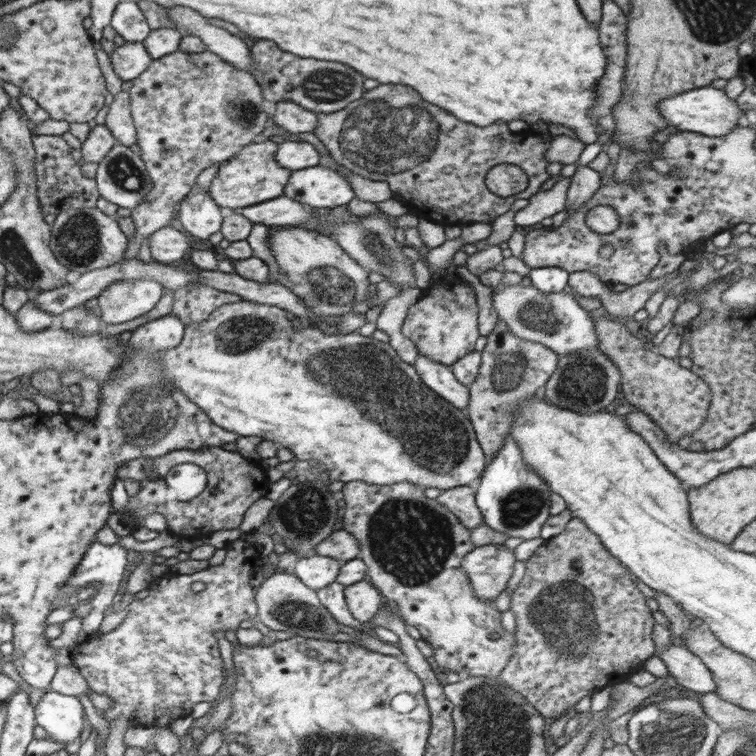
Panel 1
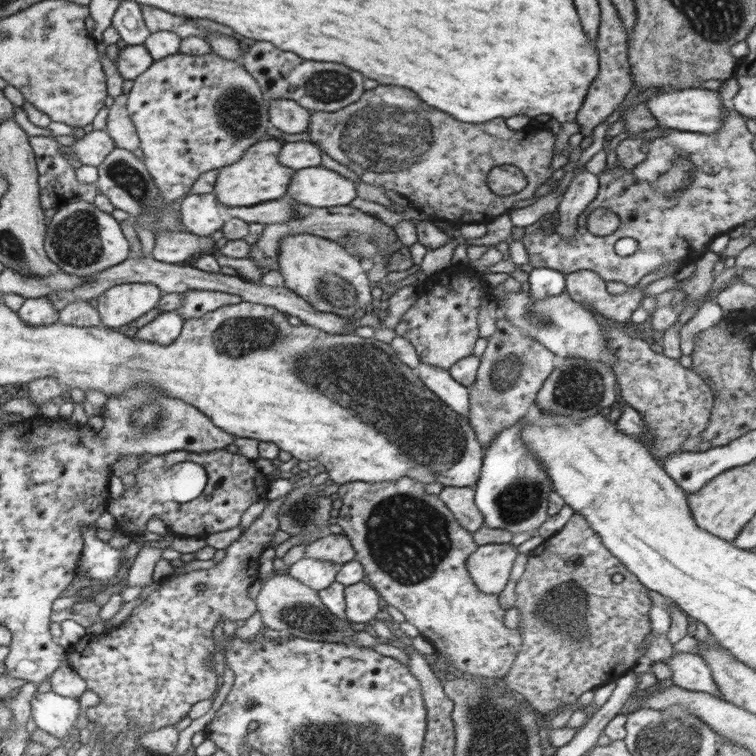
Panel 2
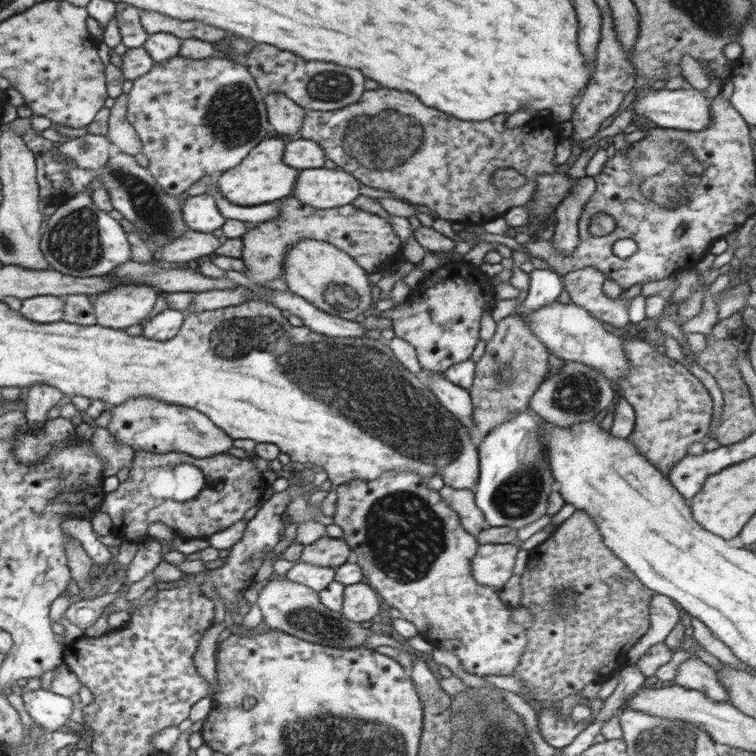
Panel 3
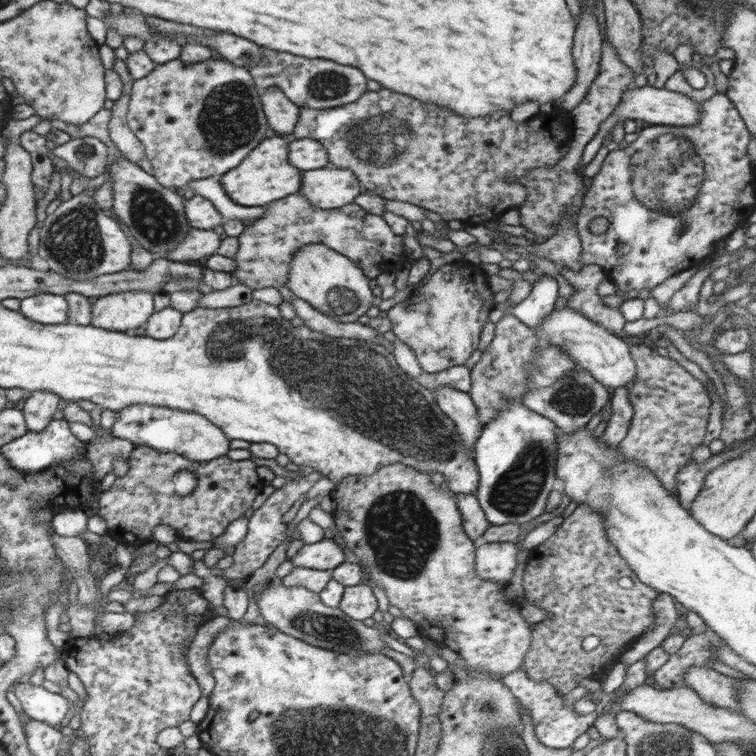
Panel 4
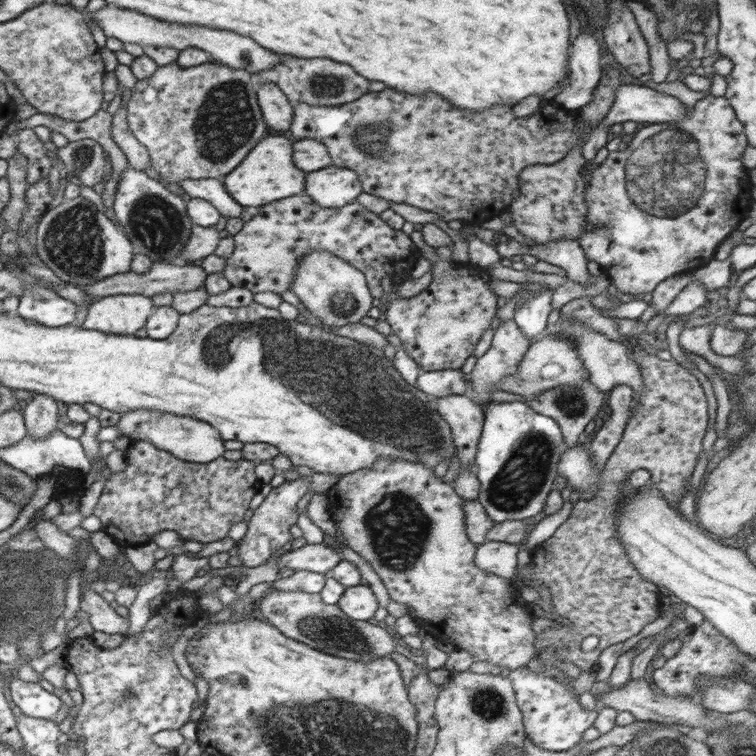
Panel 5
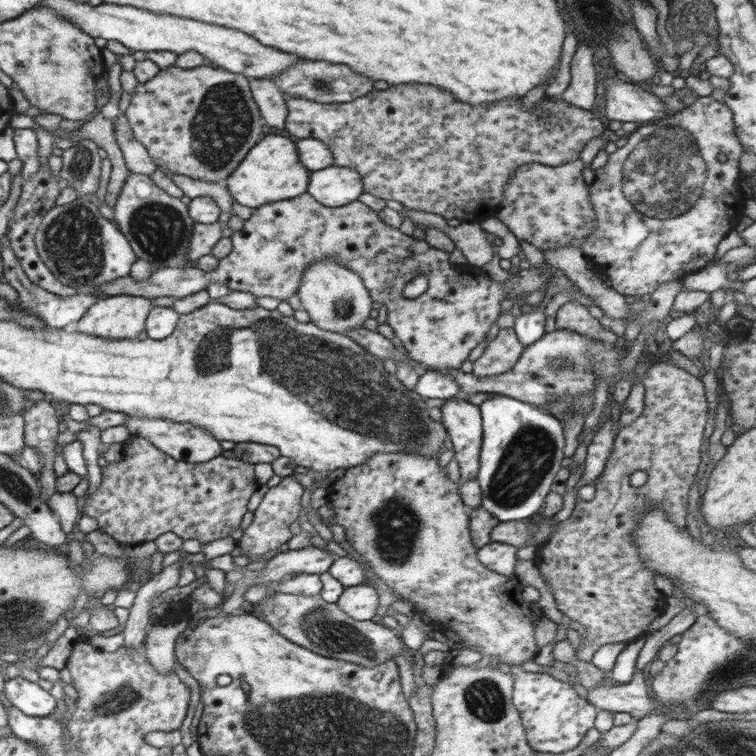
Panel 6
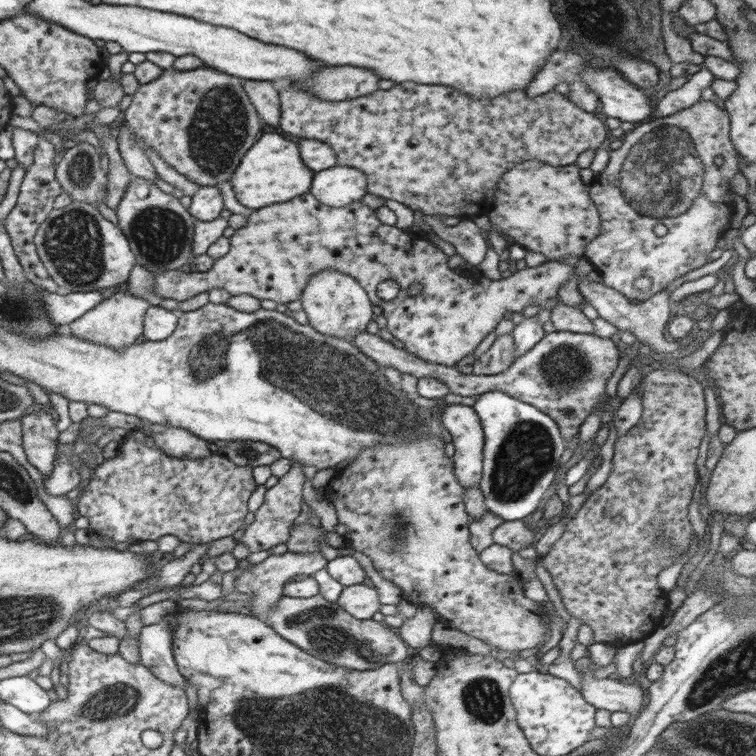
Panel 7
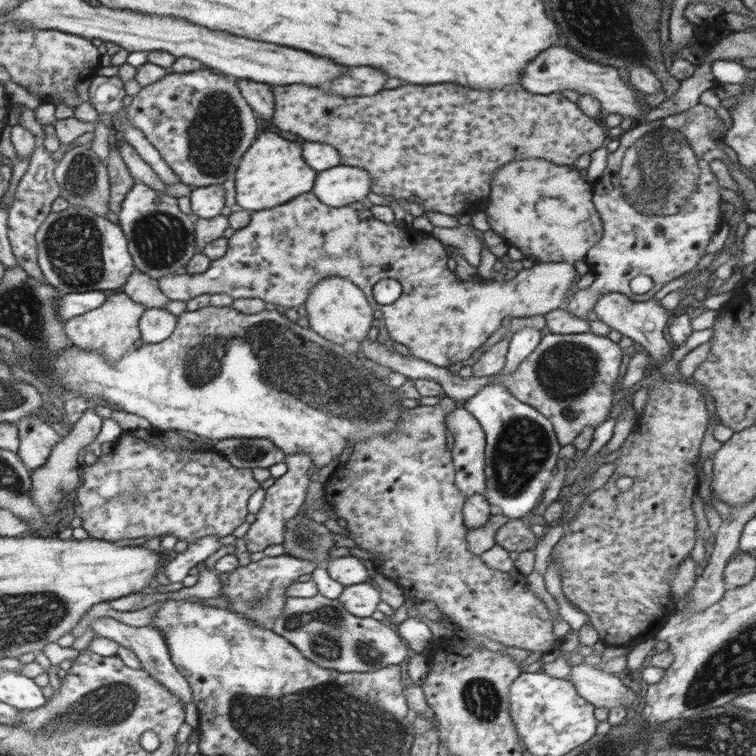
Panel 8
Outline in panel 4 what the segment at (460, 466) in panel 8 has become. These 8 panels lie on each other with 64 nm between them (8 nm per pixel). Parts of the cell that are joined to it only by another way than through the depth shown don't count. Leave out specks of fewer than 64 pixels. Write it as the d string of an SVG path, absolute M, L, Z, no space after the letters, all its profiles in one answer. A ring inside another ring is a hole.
M440 385L434 395L436 404L456 425L456 431L460 433L460 443L464 443L466 449L472 451L483 427L478 408L469 393Z

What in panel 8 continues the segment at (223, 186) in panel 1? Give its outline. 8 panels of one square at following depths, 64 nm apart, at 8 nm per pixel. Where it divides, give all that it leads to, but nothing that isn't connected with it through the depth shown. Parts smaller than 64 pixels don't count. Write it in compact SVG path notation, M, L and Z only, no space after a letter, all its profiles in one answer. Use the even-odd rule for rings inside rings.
M266 131L244 152L235 172L236 203L250 212L274 208L311 192L316 178L302 158L302 144Z

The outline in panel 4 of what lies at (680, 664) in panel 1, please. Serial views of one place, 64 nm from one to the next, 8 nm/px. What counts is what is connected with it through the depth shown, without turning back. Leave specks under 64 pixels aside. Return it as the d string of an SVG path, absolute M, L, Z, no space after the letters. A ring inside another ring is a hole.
M688 667L683 684L694 690L706 703L726 709L738 709L737 680L708 667Z

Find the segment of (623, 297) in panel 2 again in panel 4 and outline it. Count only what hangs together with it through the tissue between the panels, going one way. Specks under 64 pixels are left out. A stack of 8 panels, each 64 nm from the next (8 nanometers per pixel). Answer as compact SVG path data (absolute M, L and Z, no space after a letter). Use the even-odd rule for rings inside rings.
M598 264L584 265L579 271L566 266L559 266L558 271L568 282L577 288L567 300L566 307L576 309L598 325L617 336L622 334L624 323L627 321L618 308L607 306L602 297L596 293L596 288L604 277L605 272Z

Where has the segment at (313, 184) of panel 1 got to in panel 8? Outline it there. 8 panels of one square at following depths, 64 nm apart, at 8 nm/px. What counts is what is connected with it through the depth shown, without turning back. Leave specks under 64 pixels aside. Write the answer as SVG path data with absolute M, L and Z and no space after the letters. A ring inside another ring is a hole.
M338 165L318 172L312 193L331 208L361 204L371 193L371 173L364 168Z

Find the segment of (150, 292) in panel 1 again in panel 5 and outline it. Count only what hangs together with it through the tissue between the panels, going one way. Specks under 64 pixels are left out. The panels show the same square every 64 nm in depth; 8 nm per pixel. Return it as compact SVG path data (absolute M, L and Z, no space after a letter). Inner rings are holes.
M139 294L96 298L90 302L86 320L80 327L120 336L132 336L146 326L155 308L151 297Z

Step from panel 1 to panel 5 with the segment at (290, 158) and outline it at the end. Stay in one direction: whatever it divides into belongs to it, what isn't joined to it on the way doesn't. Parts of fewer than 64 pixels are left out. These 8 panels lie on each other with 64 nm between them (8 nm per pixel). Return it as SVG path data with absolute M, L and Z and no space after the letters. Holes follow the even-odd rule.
M298 139L292 143L294 164L304 172L326 168L331 164L331 156L324 144L313 139Z

